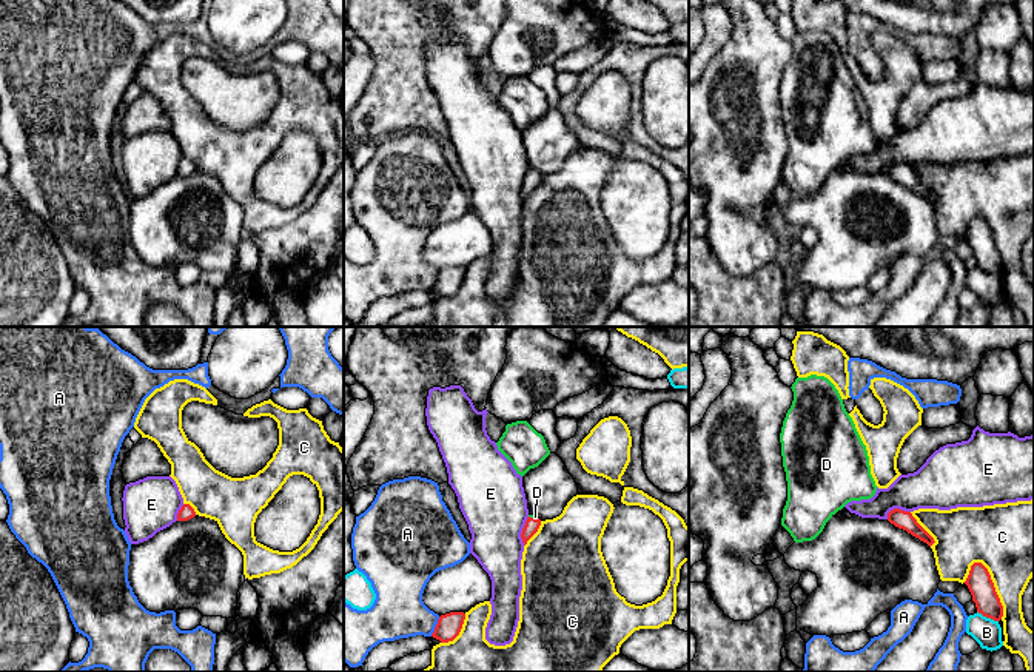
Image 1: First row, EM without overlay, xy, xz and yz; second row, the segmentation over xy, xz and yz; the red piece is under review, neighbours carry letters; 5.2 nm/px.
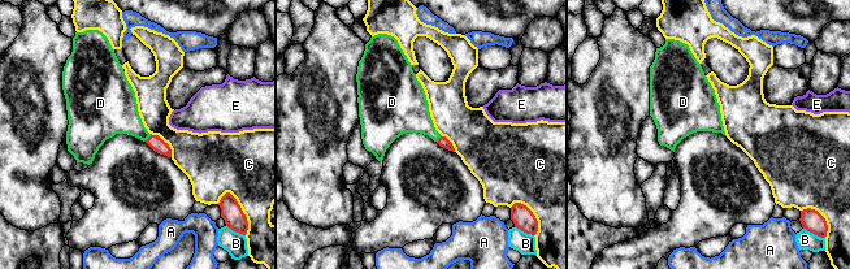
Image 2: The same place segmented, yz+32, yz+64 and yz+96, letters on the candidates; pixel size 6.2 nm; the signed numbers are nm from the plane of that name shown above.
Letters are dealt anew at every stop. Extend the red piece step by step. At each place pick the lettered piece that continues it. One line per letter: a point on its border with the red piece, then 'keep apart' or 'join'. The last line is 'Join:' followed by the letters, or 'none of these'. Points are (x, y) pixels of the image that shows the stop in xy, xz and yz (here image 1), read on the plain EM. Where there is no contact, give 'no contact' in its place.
A: contact xz (436, 281); keep apart
B: contact yz (988, 272); keep apart
C: contact yz (994, 242); keep apart
D: contact xz (533, 173); join
E: contact xz (523, 185); keep apart
Join: D

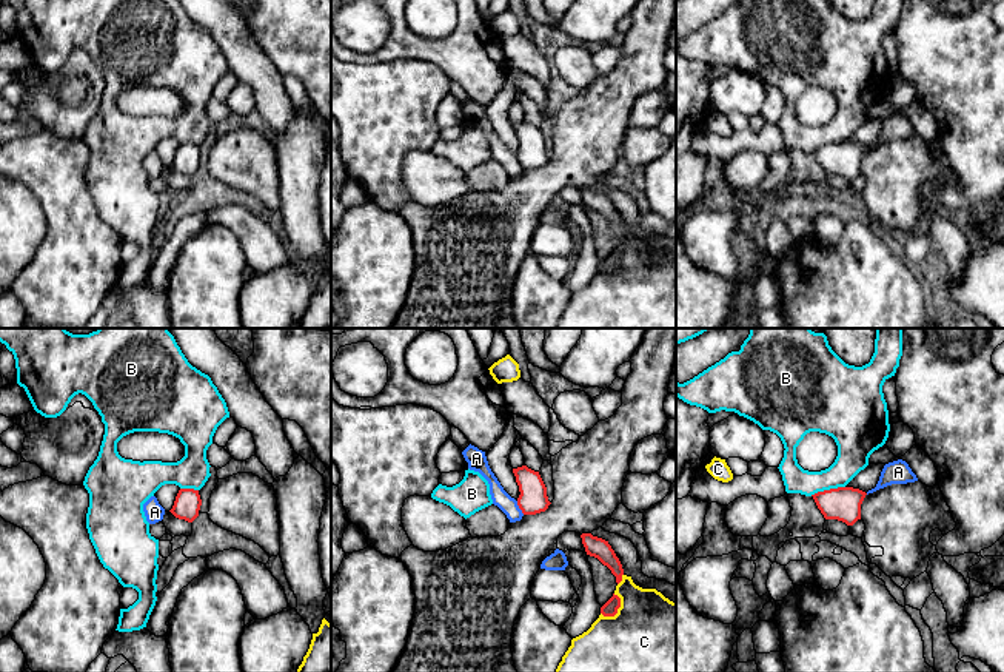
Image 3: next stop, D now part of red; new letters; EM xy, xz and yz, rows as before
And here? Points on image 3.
A: contact xz (519, 162); keep apart
B: contact yz (827, 145); keep apart
C: contact xz (618, 262); keep apart
Join: none of these

